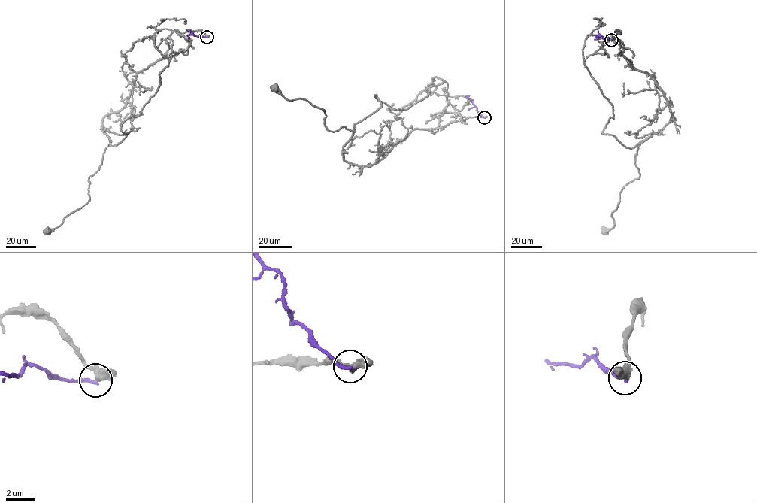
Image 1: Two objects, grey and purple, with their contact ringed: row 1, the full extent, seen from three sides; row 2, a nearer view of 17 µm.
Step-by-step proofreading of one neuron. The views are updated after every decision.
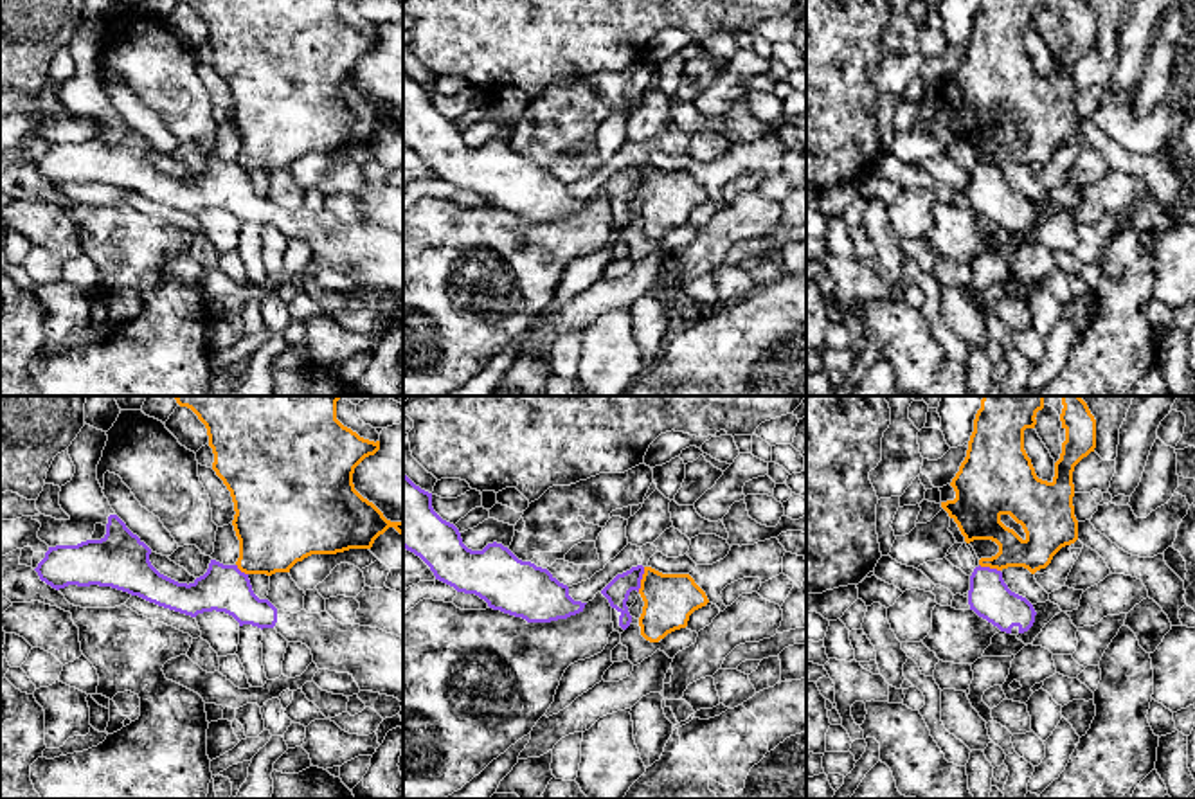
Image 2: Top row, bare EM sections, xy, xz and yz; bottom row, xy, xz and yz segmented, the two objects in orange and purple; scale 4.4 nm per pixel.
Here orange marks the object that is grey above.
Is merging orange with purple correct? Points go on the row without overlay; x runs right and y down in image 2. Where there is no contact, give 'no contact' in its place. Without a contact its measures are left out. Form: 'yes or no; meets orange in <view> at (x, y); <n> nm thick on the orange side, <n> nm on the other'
no; meets orange in xz at (641, 177); 220 nm thick on the orange side, 110 nm on the other

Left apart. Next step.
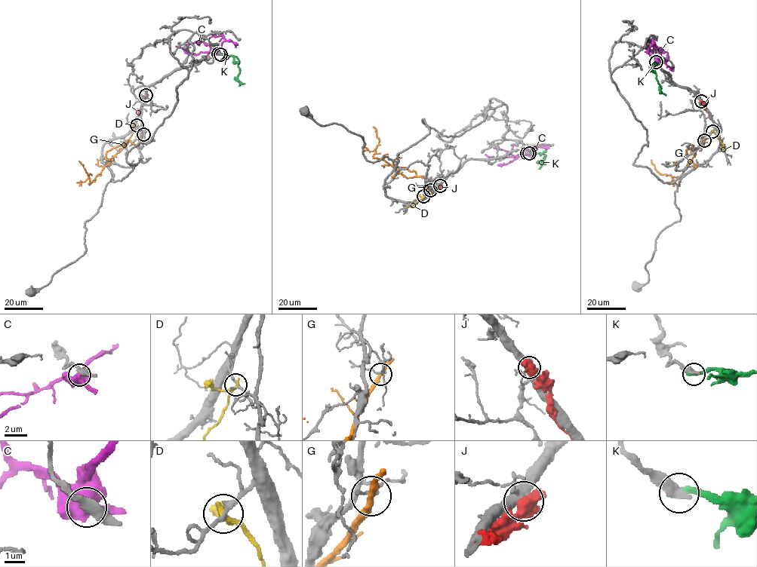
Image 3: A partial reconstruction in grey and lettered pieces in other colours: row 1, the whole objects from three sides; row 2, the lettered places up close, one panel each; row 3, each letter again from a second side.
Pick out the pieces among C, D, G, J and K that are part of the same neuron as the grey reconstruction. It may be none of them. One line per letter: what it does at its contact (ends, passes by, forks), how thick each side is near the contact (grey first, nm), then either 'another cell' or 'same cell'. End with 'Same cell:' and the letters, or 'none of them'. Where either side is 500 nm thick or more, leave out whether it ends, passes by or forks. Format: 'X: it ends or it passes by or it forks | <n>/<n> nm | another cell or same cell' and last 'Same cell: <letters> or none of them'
C: 420/550 nm | another cell
D: it passes by | 220/200 nm | another cell
G: it passes by | 150/300 nm | another cell
J: 420/850 nm | another cell
K: 500/360 nm | another cell
Same cell: none of them

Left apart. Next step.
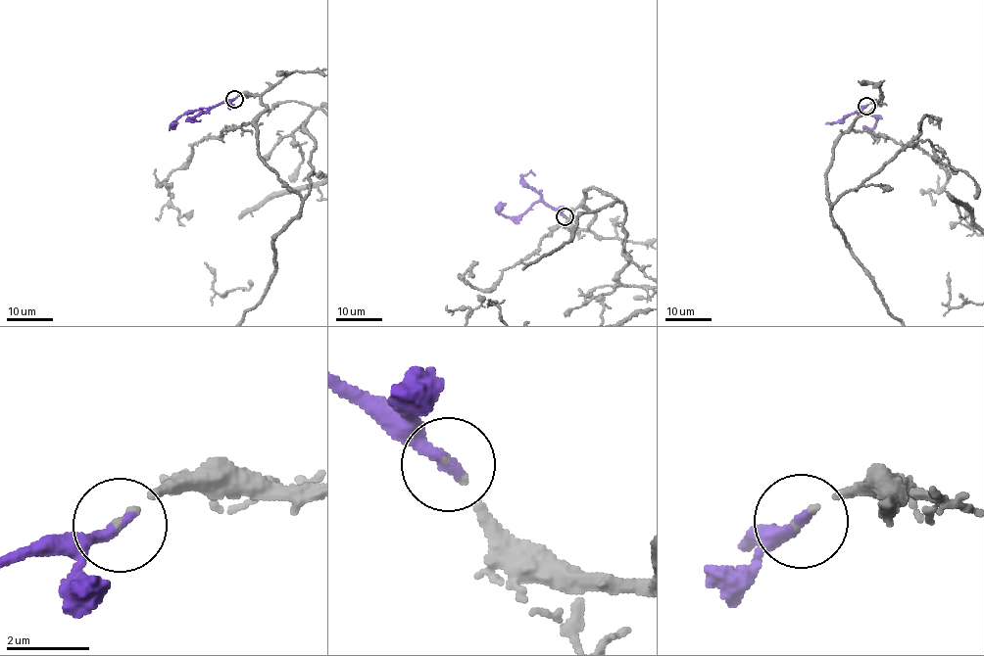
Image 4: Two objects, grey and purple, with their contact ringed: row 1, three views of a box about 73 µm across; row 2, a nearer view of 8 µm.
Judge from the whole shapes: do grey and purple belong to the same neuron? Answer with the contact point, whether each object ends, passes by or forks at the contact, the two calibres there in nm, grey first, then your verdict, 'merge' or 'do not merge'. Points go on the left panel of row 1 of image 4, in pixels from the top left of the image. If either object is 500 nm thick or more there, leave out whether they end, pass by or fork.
place (234, 99); grey ends; purple ends; calibres 120 and 280 nm; merge

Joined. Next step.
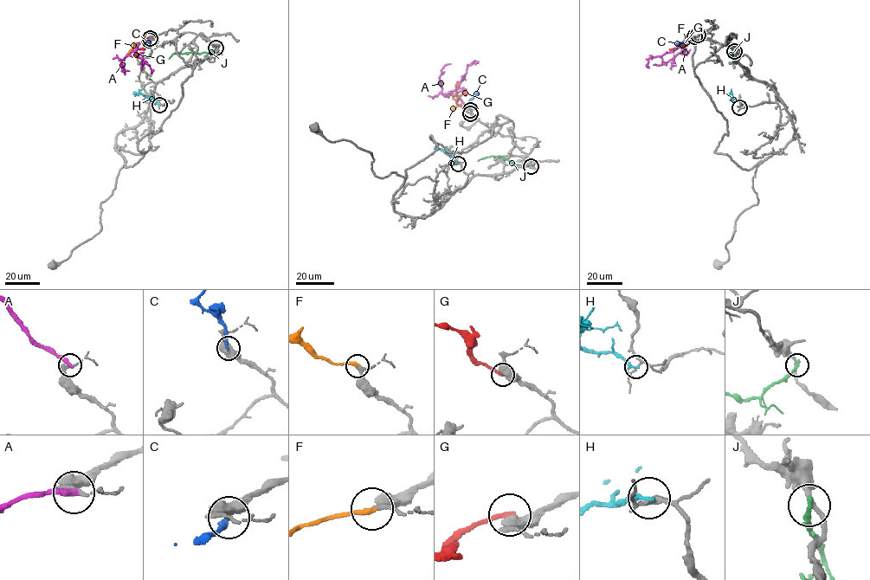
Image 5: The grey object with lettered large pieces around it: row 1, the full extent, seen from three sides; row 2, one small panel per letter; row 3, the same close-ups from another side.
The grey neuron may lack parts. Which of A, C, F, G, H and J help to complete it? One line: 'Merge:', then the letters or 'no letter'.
Merge: F

